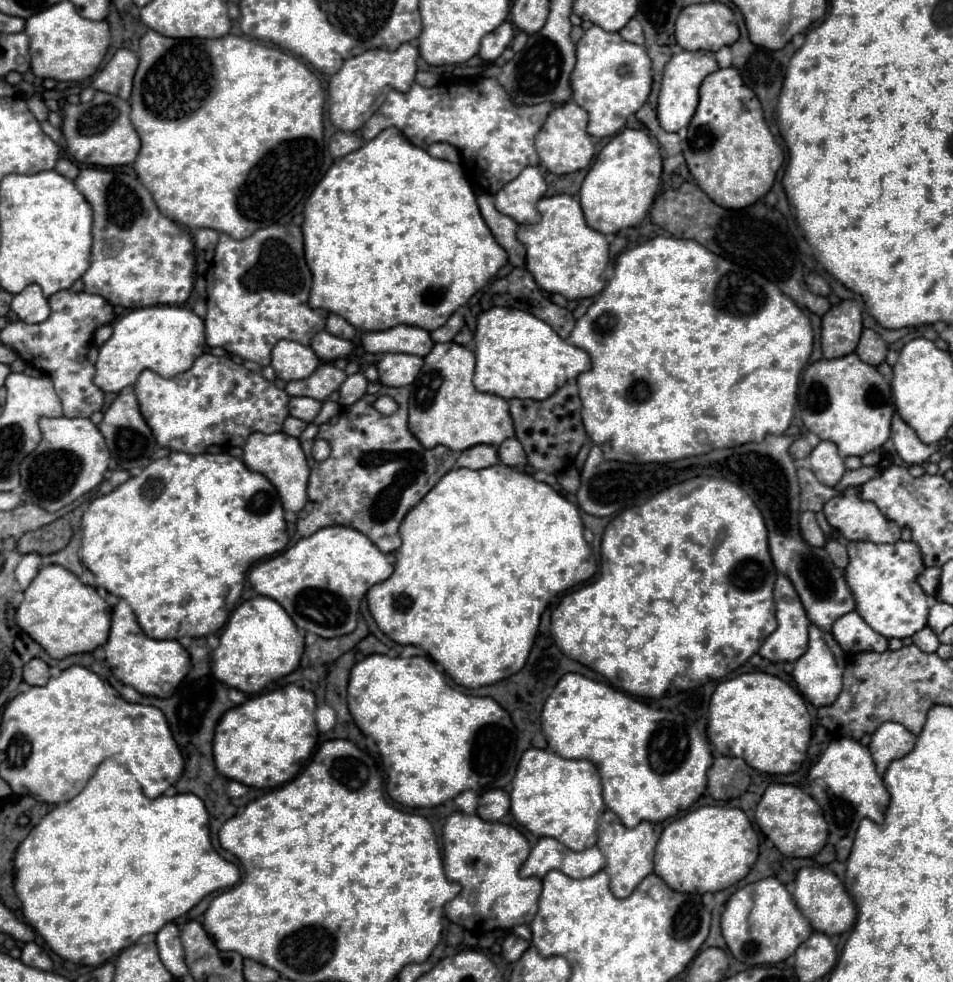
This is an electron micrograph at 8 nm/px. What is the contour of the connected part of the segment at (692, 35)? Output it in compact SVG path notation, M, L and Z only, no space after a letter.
M710 2L686 6L678 16L674 36L684 50L718 52L722 46L732 46L740 32L734 12L722 2Z

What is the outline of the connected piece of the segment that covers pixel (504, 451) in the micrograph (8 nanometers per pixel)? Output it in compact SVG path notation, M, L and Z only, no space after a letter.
M516 438L502 442L502 446L498 446L498 456L500 456L502 464L512 466L512 468L524 468L528 464L526 454L522 450L522 444Z

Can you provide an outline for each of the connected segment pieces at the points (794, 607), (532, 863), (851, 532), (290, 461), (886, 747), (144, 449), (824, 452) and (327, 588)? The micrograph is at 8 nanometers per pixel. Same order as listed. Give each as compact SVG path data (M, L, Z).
M778 574L776 586L774 586L774 602L776 602L776 618L778 618L778 628L766 638L766 642L760 646L758 654L770 662L796 662L808 646L808 626L810 620L806 616L806 610L790 582L788 576Z
M540 838L524 862L520 876L544 878L550 870L560 870L570 878L588 878L604 868L604 856L596 846L574 852L554 838Z
M846 488L842 496L836 496L824 504L826 520L846 540L894 544L900 540L900 528L896 522L884 518L872 502L858 498L858 488Z
M254 432L244 446L242 460L252 472L264 474L276 486L284 510L300 512L306 506L306 502L308 502L306 486L308 486L310 468L308 468L308 462L306 462L302 448L300 448L300 442L296 438L290 438L284 432L276 432L276 434L268 434L268 436Z
M884 722L870 738L870 754L876 764L876 772L882 776L892 760L904 758L914 748L916 736L910 734L898 722Z
M120 392L112 406L104 412L104 420L100 422L100 432L106 438L106 444L112 452L112 458L118 462L132 462L132 460L150 460L154 450L158 448L156 438L140 414L138 400L132 392Z
M820 442L810 454L810 462L814 476L826 486L836 486L846 472L844 460L838 456L834 442Z
M328 526L318 530L310 538L298 540L294 546L290 546L282 554L256 564L250 570L248 580L258 594L276 600L300 630L314 632L322 638L336 638L336 636L350 634L356 628L360 600L370 590L370 586L376 586L388 580L392 572L394 572L394 566L390 564L388 556L382 554L368 536L364 536L362 532L350 526Z

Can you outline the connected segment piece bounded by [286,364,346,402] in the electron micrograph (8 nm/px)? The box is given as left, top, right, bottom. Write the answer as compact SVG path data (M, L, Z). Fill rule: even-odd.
M320 364L310 378L304 378L302 382L288 382L286 392L290 396L308 396L318 402L324 402L332 392L342 386L344 380L344 370L338 370L334 364Z

